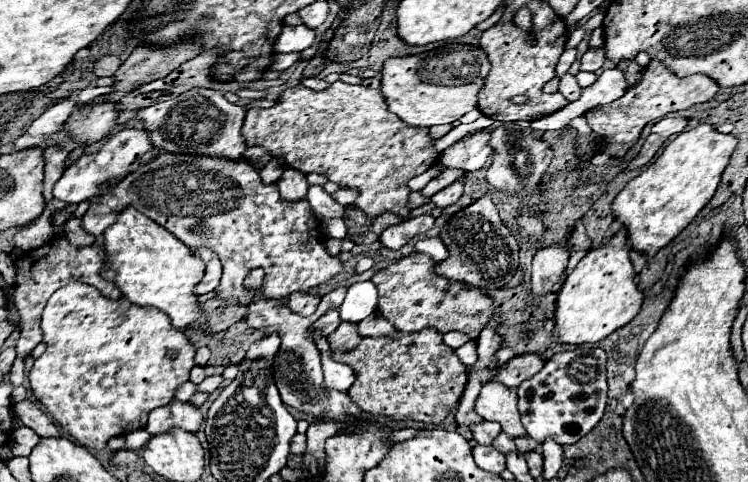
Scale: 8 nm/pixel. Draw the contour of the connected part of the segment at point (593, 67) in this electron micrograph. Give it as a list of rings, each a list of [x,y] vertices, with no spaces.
[[[598,47],[598,49],[588,49],[588,51],[582,55],[582,65],[580,65],[580,69],[582,69],[582,71],[598,71],[604,61],[606,61],[606,55],[604,55],[604,49],[602,49],[602,47]]]

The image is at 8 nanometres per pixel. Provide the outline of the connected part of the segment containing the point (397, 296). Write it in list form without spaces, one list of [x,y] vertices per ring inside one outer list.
[[[410,253],[384,271],[378,271],[372,282],[378,287],[378,313],[394,323],[396,329],[414,333],[422,327],[436,327],[438,331],[462,331],[470,339],[476,339],[486,327],[488,317],[494,313],[494,301],[486,297],[480,289],[466,287],[458,281],[434,275],[436,261],[426,259],[426,255]]]

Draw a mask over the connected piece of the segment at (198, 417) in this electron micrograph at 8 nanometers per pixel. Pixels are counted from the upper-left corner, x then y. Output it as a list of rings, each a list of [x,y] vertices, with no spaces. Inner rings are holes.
[[[174,401],[168,405],[158,407],[156,411],[150,413],[148,417],[148,425],[144,427],[150,435],[158,435],[168,431],[170,427],[182,427],[186,431],[196,433],[198,427],[202,425],[204,415],[200,407],[194,407],[194,403],[186,403],[186,401]]]

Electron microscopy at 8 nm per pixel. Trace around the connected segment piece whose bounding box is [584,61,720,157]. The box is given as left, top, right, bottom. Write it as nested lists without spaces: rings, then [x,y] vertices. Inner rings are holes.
[[[650,61],[646,65],[646,71],[642,75],[642,79],[628,87],[626,93],[608,103],[608,105],[600,105],[600,107],[592,107],[590,111],[584,113],[590,129],[594,133],[598,133],[604,141],[604,153],[608,155],[616,155],[616,157],[624,157],[626,151],[634,145],[634,141],[638,139],[640,131],[654,119],[660,119],[660,117],[666,117],[668,113],[676,113],[676,111],[684,111],[692,105],[698,105],[698,103],[706,103],[710,101],[716,93],[718,93],[720,85],[714,83],[710,77],[706,75],[692,75],[692,77],[676,77],[672,71],[668,71],[662,63],[658,61]],[[618,135],[624,135],[622,141],[628,141],[628,143],[616,143],[616,137]]]

